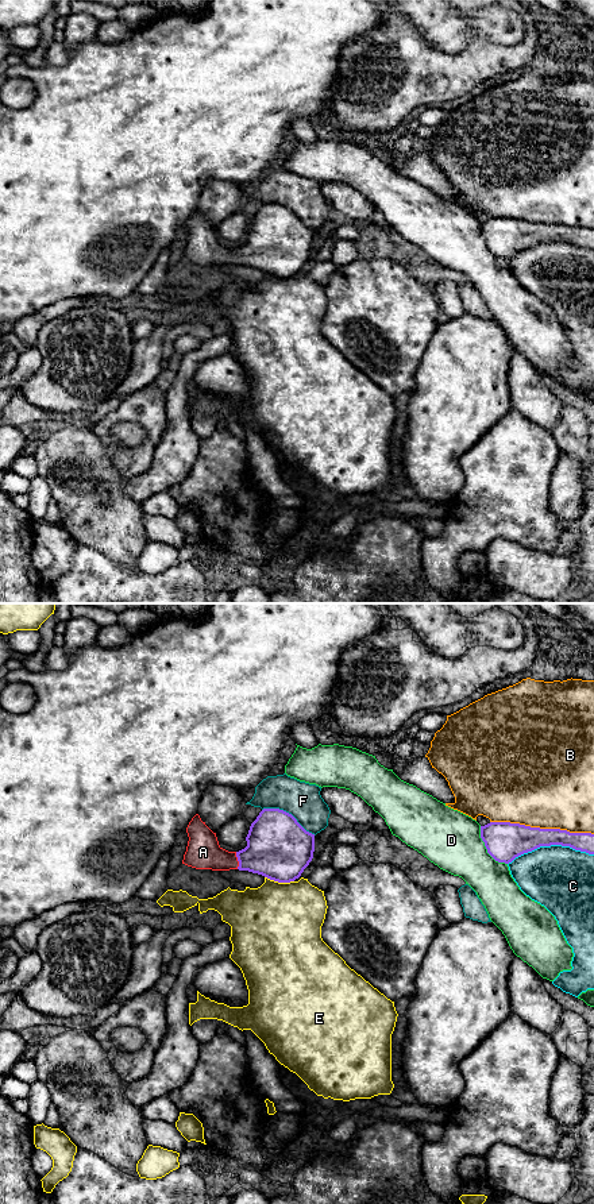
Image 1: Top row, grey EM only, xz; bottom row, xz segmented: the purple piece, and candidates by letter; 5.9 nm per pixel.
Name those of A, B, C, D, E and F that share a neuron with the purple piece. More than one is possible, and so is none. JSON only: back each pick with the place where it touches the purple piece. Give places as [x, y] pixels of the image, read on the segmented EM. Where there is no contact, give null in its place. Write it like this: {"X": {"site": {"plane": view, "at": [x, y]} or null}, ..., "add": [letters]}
{"A": {"site": {"plane": "xz", "at": [238, 860]}}, "add": ["A"]}

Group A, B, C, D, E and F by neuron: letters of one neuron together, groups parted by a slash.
A / B / C / D / E / F

